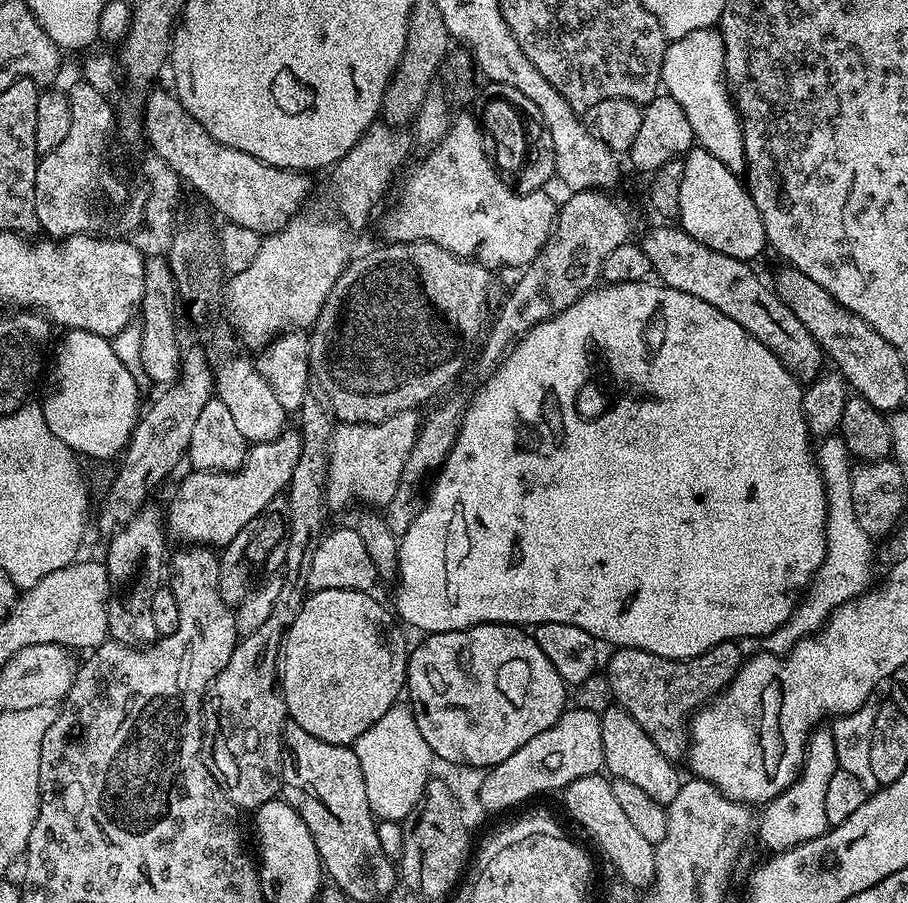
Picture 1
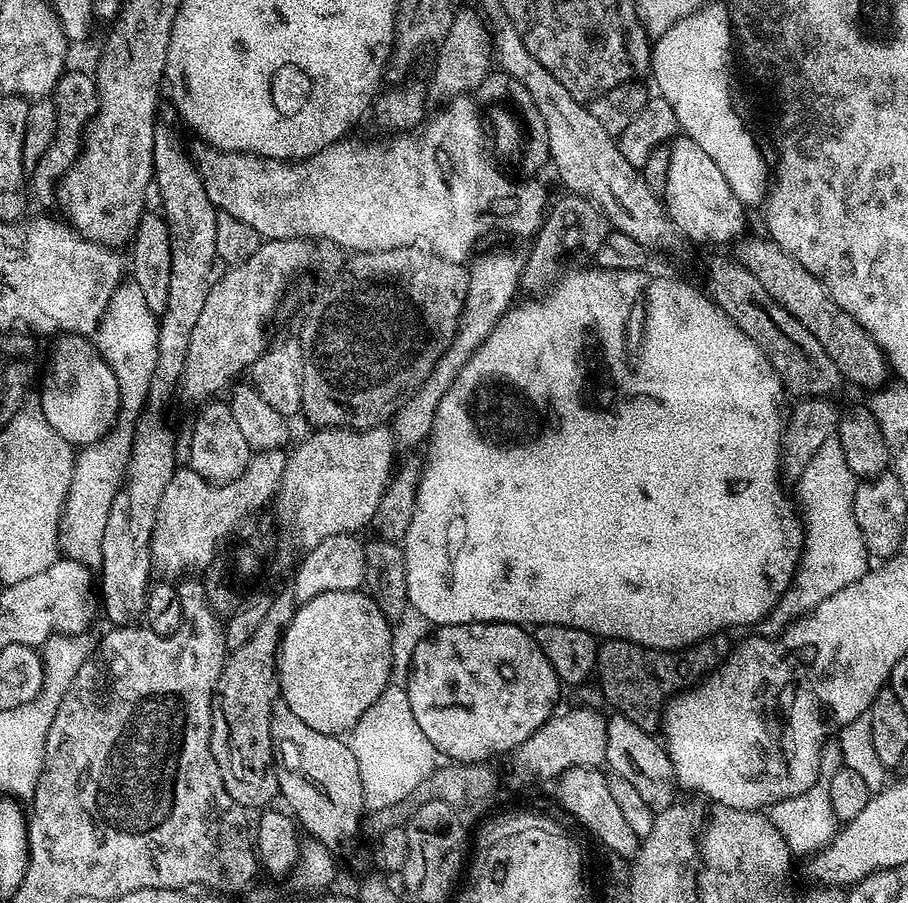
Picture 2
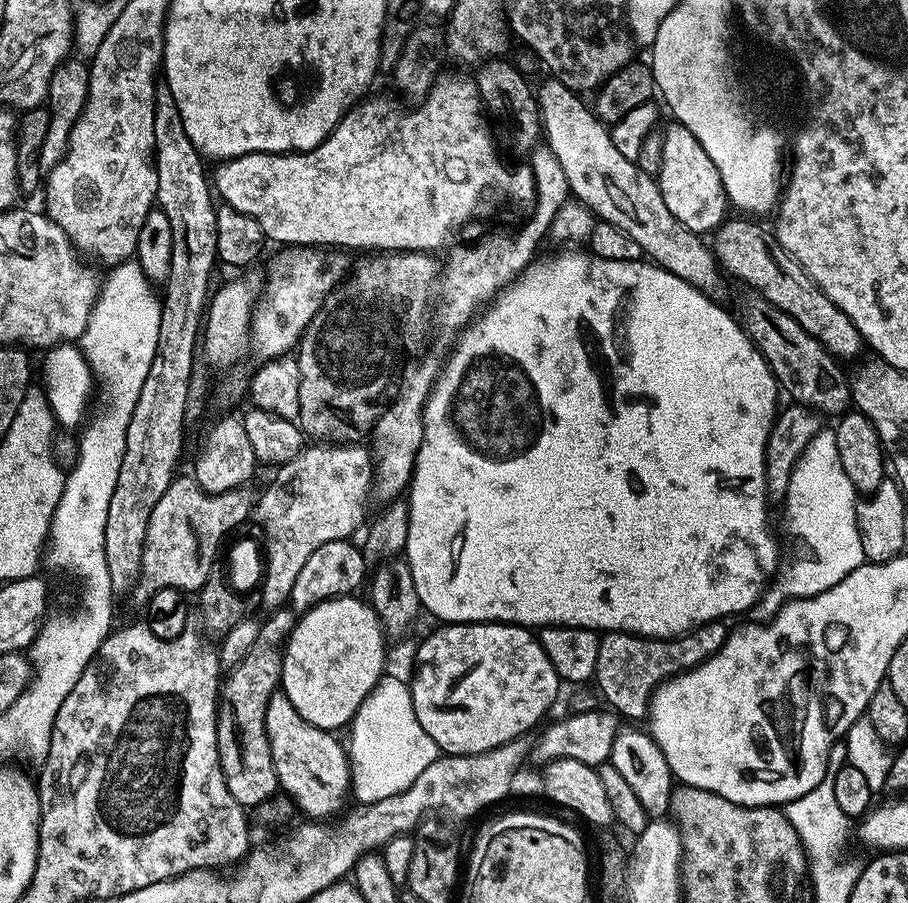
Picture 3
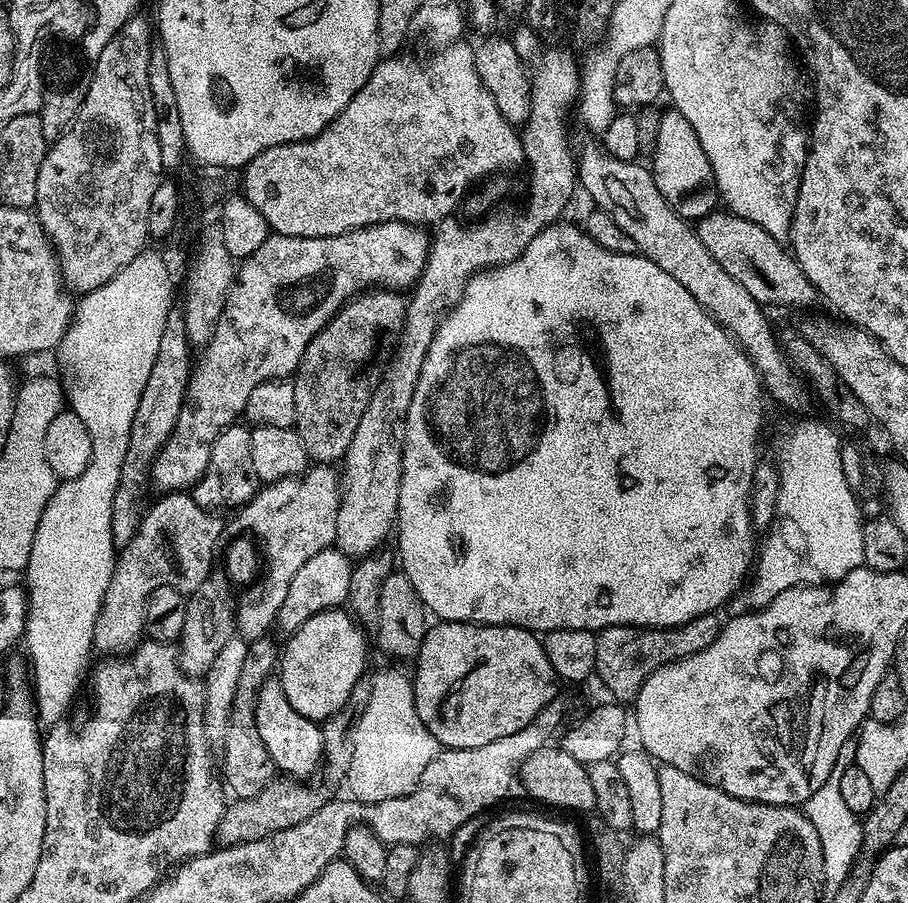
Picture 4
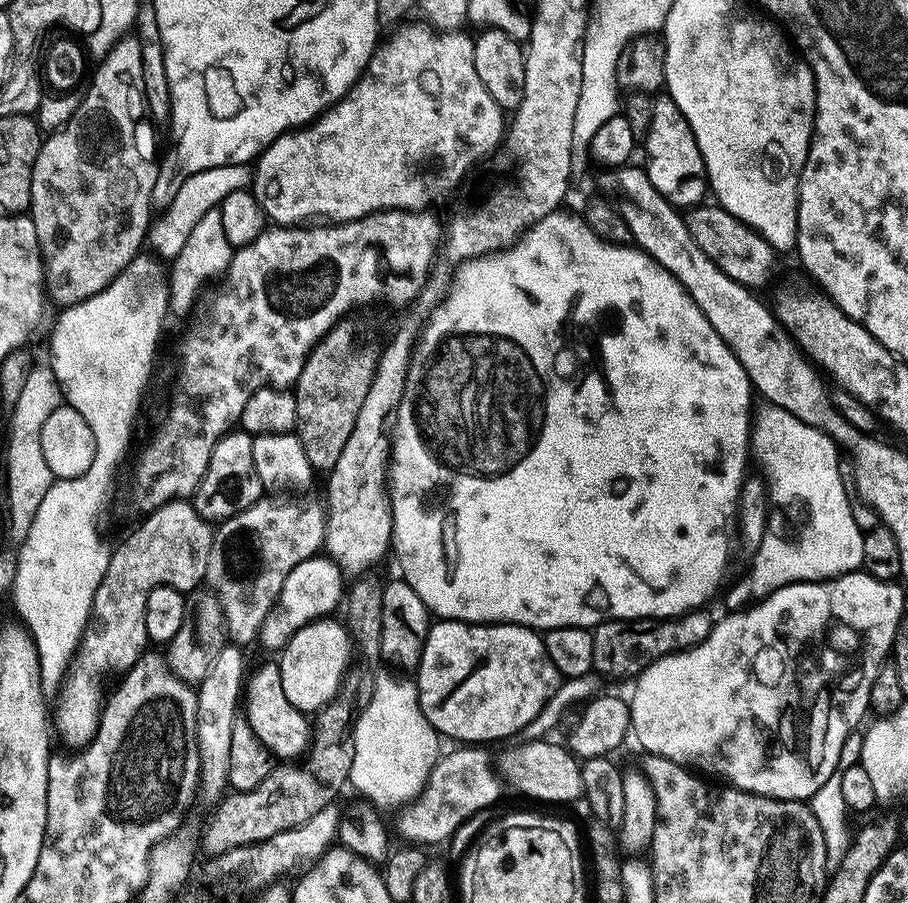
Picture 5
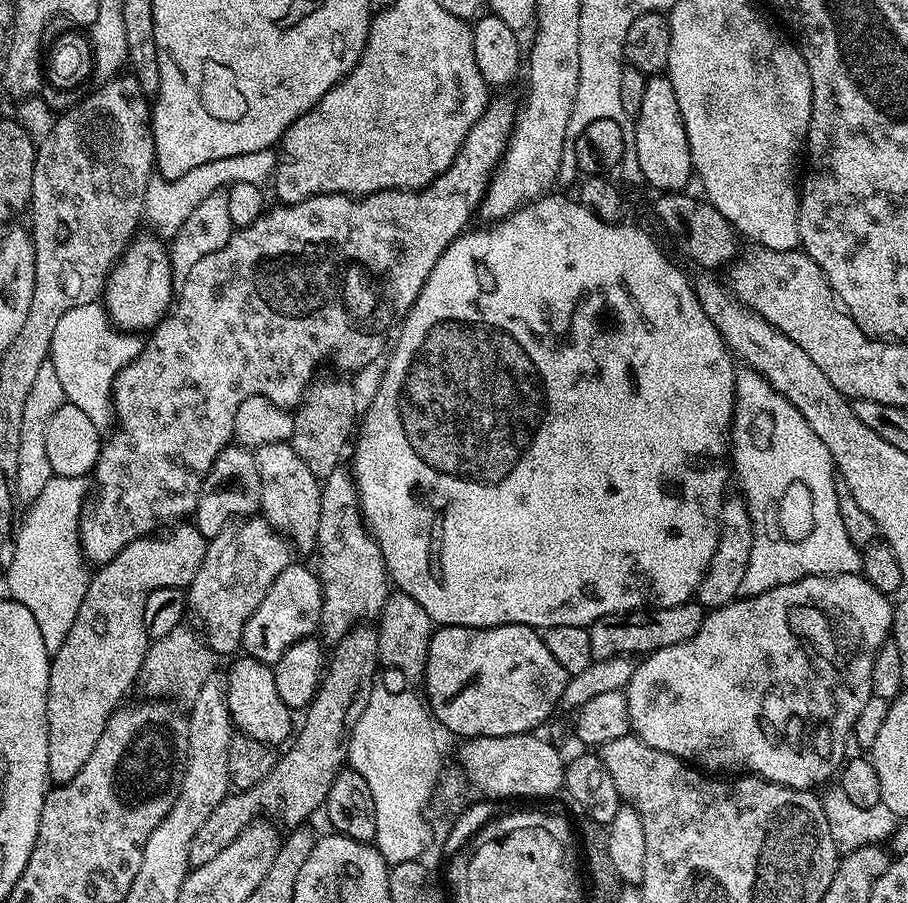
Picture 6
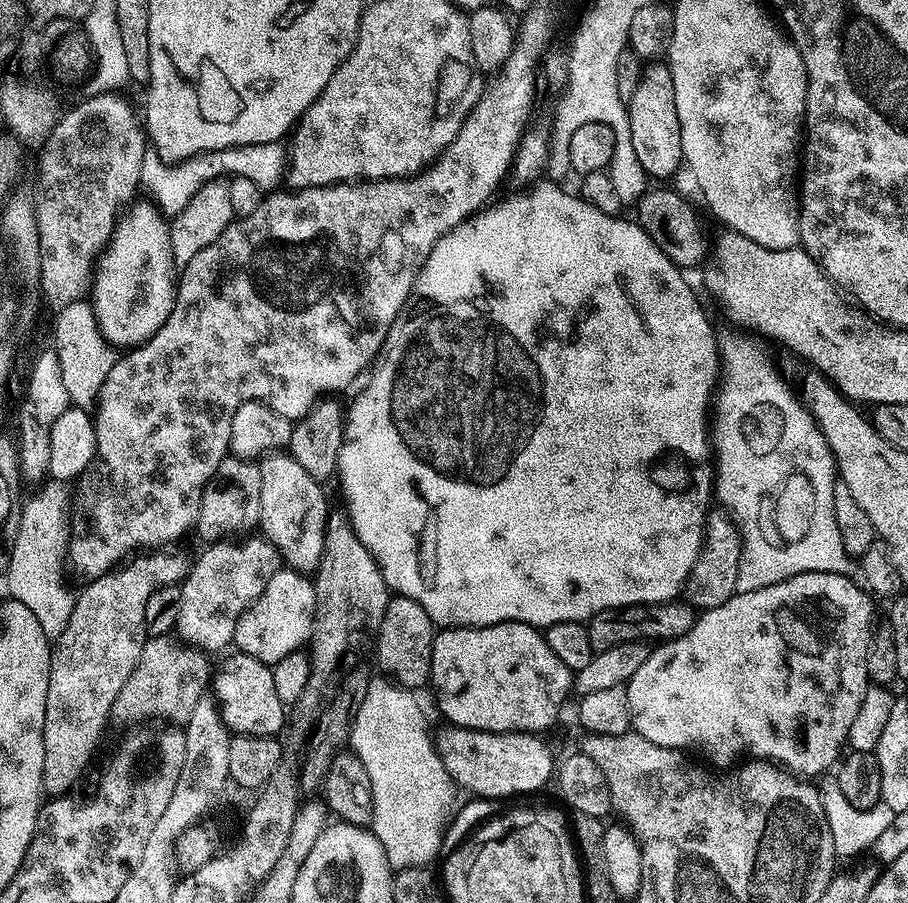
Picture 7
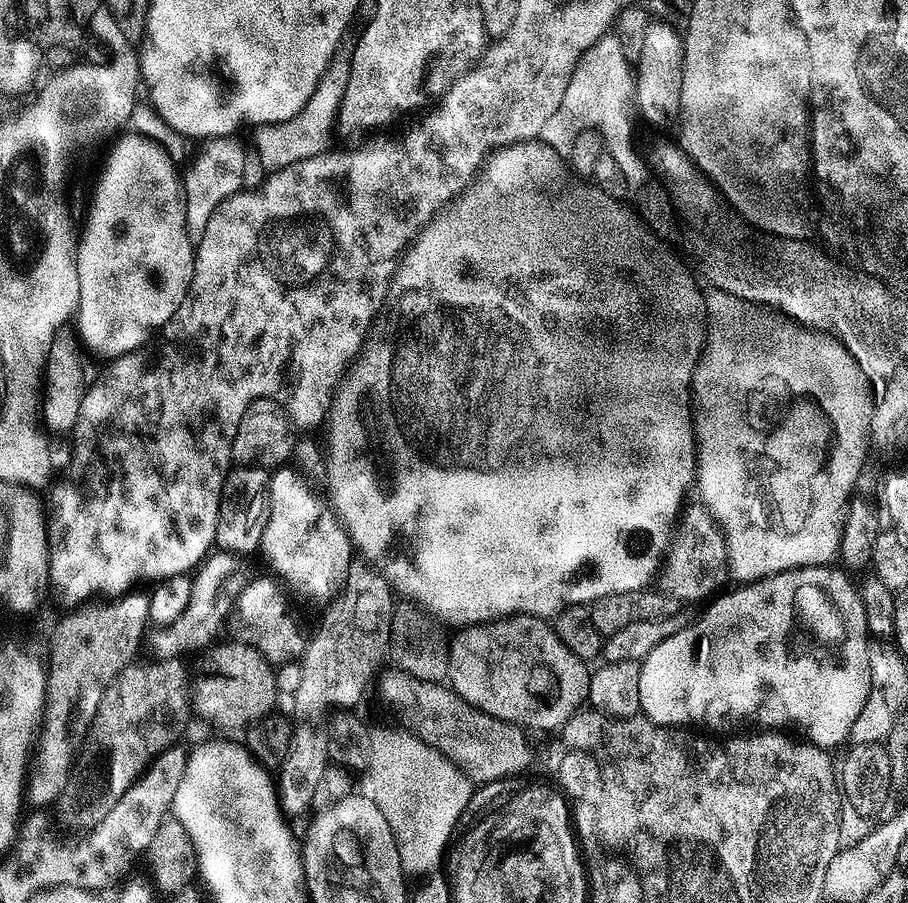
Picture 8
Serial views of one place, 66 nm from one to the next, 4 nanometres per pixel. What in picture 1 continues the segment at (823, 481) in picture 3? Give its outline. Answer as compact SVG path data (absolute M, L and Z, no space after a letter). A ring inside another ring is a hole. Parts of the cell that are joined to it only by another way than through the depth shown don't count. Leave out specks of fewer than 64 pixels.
M836 434L825 436L818 444L818 463L824 479L824 489L828 499L828 521L826 522L826 558L811 584L808 585L801 601L790 614L790 618L778 630L763 637L763 651L773 654L786 654L803 640L811 636L827 620L829 613L839 604L855 600L869 591L872 580L872 544L873 541L858 526L858 518L854 514L854 502L850 498L850 482L853 465L843 439Z

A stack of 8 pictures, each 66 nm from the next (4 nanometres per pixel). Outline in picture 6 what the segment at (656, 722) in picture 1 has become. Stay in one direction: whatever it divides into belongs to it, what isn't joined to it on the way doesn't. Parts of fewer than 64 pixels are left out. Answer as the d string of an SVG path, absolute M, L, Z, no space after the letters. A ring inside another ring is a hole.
M689 602L670 606L669 608L649 607L647 610L635 612L615 612L598 618L587 625L590 634L590 650L593 661L608 660L611 656L625 654L651 654L659 648L685 644L702 626L706 609L699 602Z

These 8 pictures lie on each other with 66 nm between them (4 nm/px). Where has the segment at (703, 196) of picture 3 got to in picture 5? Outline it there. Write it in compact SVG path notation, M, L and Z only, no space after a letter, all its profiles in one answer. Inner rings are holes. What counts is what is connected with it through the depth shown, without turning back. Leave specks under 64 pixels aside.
M667 94L657 95L653 99L653 118L647 134L642 141L642 152L649 156L646 171L654 190L662 194L677 210L692 208L705 195L709 195L708 175L702 162L702 154L698 150L698 142L694 138L694 130L690 130L690 122L678 110L672 97Z

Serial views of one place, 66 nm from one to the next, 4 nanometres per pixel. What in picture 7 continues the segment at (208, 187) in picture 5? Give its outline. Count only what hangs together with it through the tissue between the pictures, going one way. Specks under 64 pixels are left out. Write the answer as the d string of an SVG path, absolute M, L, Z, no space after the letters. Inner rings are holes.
M280 142L244 144L241 148L223 148L217 152L202 152L198 156L191 156L179 162L165 162L156 155L155 151L148 150L144 153L140 181L144 188L148 187L152 191L154 196L152 198L165 217L173 218L188 205L190 198L194 198L194 194L198 194L198 190L206 181L226 175L250 178L250 182L254 182L254 186L258 186L261 190L279 189L286 176L285 145Z

